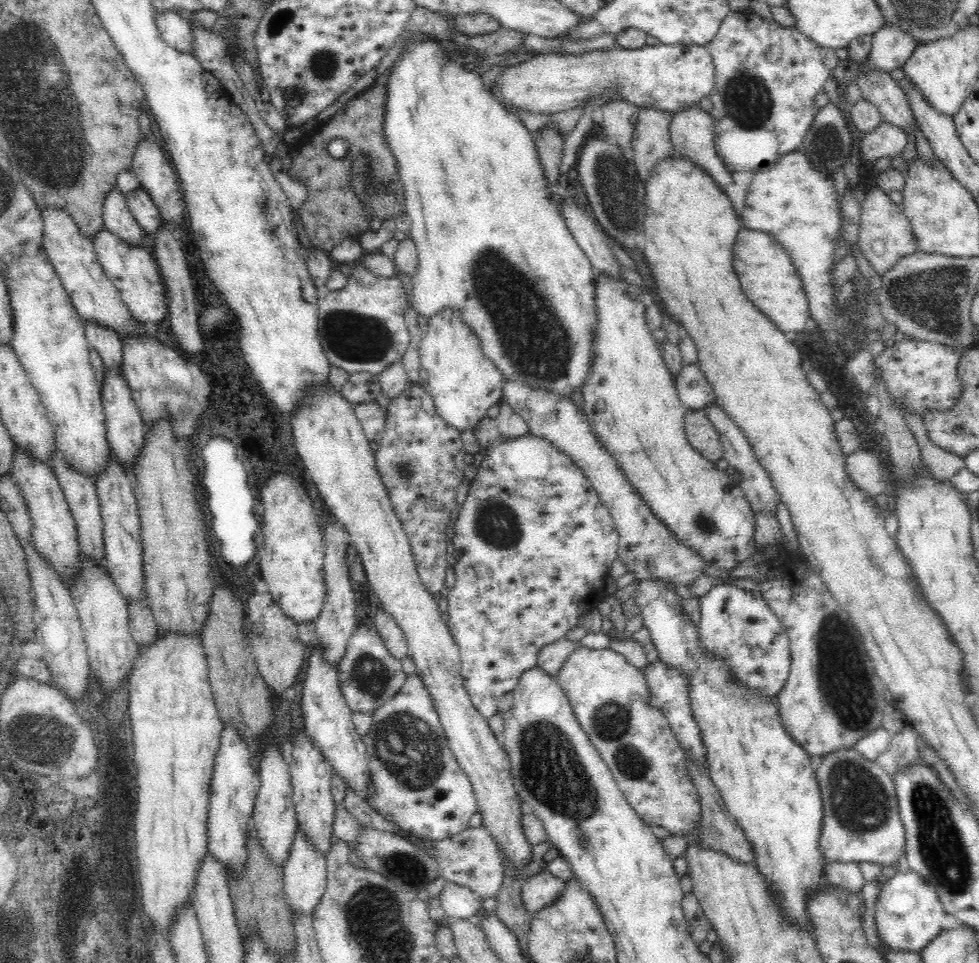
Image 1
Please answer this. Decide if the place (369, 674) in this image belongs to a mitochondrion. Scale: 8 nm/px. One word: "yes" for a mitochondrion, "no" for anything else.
yes

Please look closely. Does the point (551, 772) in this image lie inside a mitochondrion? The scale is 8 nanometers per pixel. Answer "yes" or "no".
yes

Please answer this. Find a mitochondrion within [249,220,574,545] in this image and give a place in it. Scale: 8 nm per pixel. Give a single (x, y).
(533, 340)

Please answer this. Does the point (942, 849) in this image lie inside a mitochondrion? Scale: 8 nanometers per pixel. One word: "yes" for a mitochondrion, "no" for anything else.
yes

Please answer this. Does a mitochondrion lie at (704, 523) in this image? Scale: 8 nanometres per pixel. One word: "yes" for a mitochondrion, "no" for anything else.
yes

